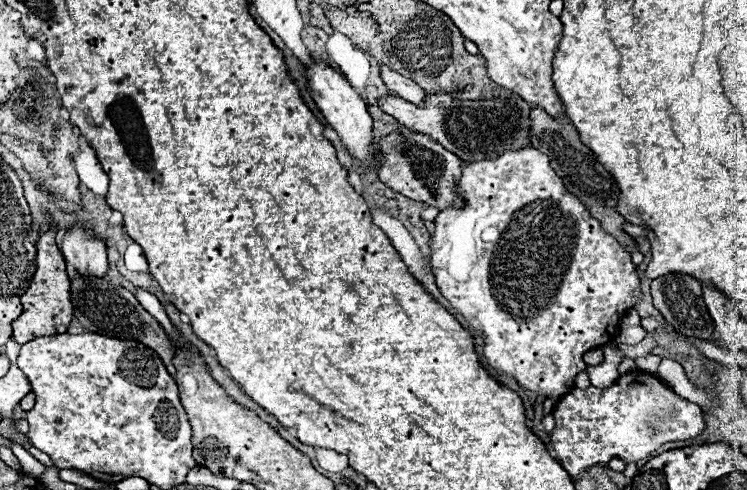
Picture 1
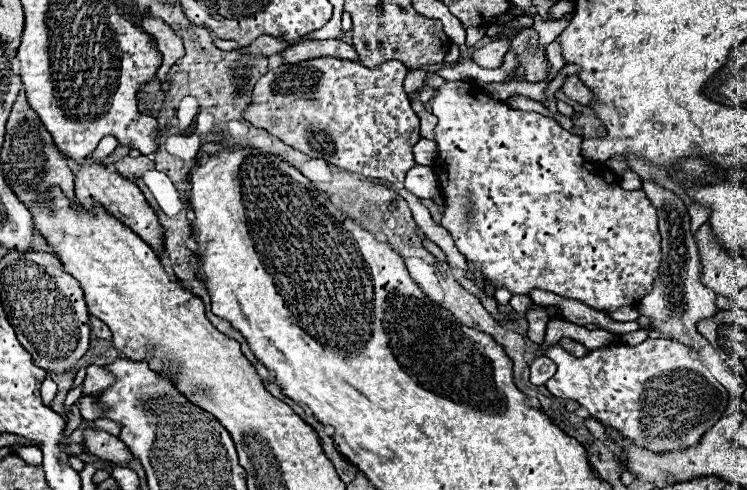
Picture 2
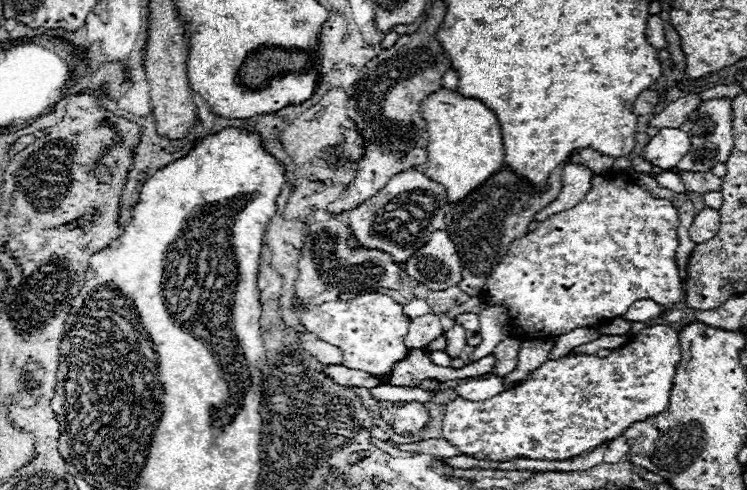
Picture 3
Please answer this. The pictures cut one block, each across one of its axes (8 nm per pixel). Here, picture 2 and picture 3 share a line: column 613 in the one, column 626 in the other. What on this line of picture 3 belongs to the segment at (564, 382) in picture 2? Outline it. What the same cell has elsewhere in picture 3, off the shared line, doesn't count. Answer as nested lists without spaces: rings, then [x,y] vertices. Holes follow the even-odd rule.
[[[656,324],[634,334],[630,344],[612,350],[606,358],[574,354],[544,362],[524,384],[504,390],[488,400],[470,402],[456,398],[446,404],[442,436],[462,454],[478,460],[506,462],[514,458],[530,460],[568,460],[594,450],[598,444],[616,440],[628,426],[668,408],[670,388],[680,364],[678,332],[666,324]]]

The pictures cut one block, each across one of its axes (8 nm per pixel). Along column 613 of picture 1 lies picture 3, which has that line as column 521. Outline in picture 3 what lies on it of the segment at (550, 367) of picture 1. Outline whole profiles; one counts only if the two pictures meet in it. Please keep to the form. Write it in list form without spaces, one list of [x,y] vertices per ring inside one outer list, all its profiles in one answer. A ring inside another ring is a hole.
[[[624,172],[610,174],[608,178],[596,174],[590,182],[592,188],[580,204],[552,214],[548,220],[538,222],[534,232],[514,240],[504,260],[482,286],[480,298],[484,298],[488,306],[508,306],[514,338],[558,338],[574,328],[596,328],[604,320],[620,316],[630,304],[642,298],[650,298],[662,306],[674,306],[684,298],[674,262],[678,248],[678,210],[674,204],[670,200],[654,198],[644,188],[632,184],[632,178]]]

